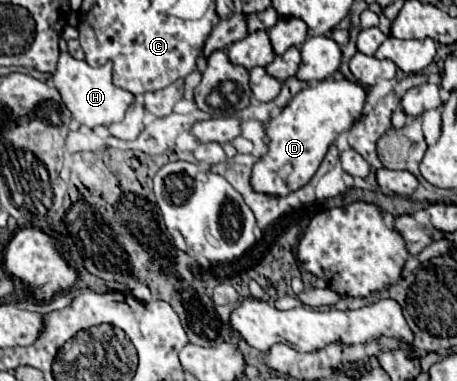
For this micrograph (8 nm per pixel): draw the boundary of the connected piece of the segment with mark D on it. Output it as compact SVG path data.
M322 80L300 90L282 112L266 124L270 150L252 168L252 186L256 192L284 196L290 194L314 176L328 146L338 134L350 130L354 120L366 106L366 90L352 80Z

